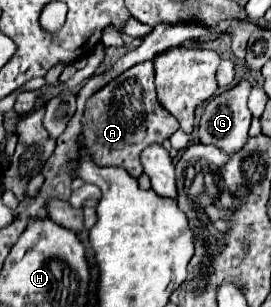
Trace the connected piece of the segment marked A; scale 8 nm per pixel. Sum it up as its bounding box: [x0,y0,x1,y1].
[82,60,178,178]

